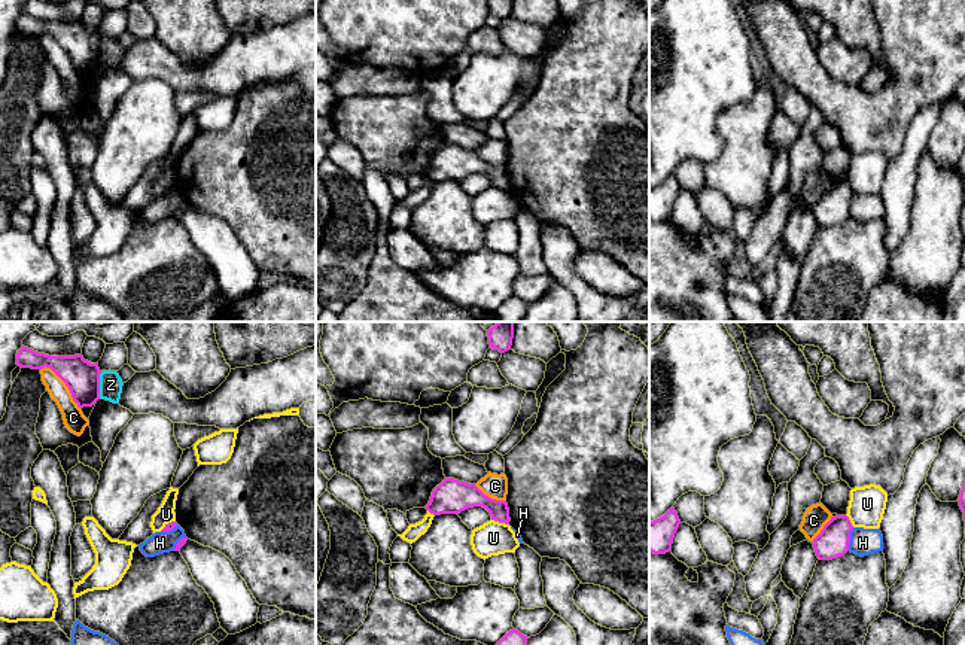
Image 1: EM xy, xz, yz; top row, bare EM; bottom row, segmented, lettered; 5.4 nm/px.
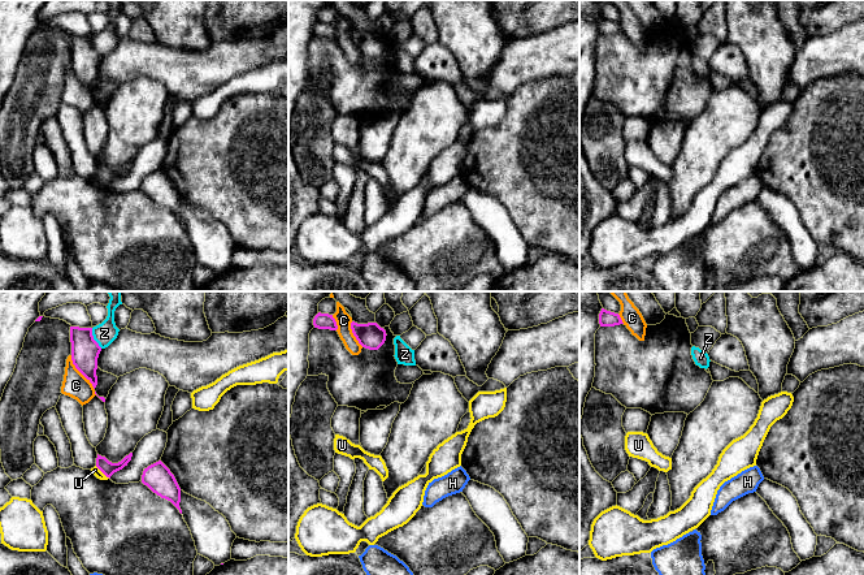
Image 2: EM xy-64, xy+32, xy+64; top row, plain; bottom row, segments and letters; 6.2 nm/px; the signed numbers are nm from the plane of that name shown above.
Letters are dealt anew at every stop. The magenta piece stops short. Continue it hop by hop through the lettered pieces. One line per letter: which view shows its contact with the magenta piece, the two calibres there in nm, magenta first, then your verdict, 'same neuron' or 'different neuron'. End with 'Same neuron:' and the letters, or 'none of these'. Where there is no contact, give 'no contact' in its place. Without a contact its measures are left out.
C: meets magenta in xy; 190 nm thick on the magenta side, 120 nm on the other; different neuron
H: meets magenta in yz; 170 nm thick on the magenta side, 140 nm on the other; different neuron
U: meets magenta in xz; 140 nm thick on the magenta side, 190 nm on the other; different neuron
Z: meets magenta in xy; 190 nm thick on the magenta side, 130 nm on the other; different neuron
Same neuron: none of these

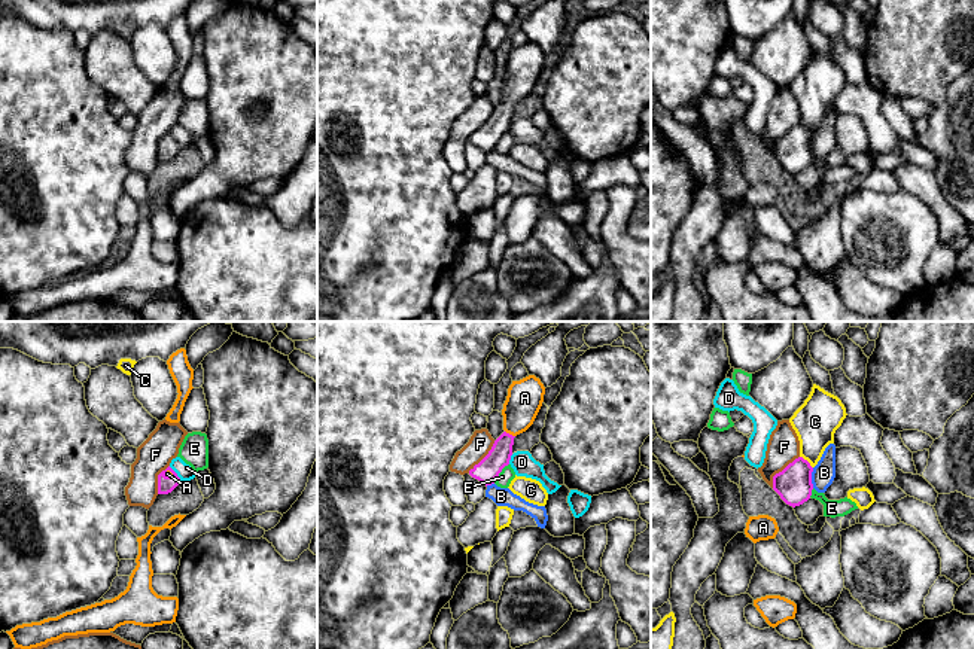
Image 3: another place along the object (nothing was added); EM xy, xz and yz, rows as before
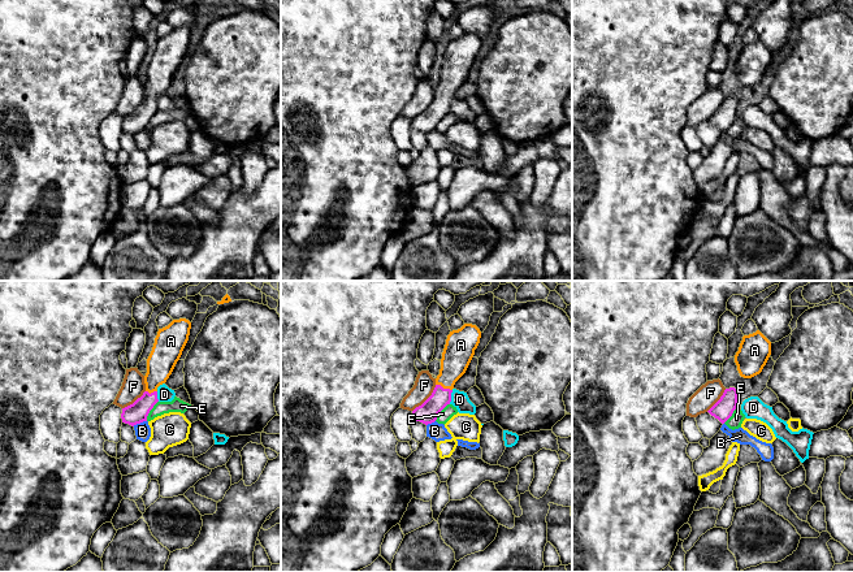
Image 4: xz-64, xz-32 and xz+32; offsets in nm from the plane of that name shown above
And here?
A: meets magenta in xz; 120 nm thick on the magenta side, 190 nm on the other; same neuron
B: meets magenta in yz; 190 nm thick on the magenta side, 120 nm on the other; different neuron
C: meets magenta in yz; 190 nm thick on the magenta side, 240 nm on the other; different neuron
D: meets magenta in xy; 100 nm thick on the magenta side, 90 nm on the other; different neuron
E: meets magenta in xz; 120 nm thick on the magenta side, 80 nm on the other; different neuron
F: meets magenta in yz; 190 nm thick on the magenta side, 180 nm on the other; different neuron
Same neuron: A

